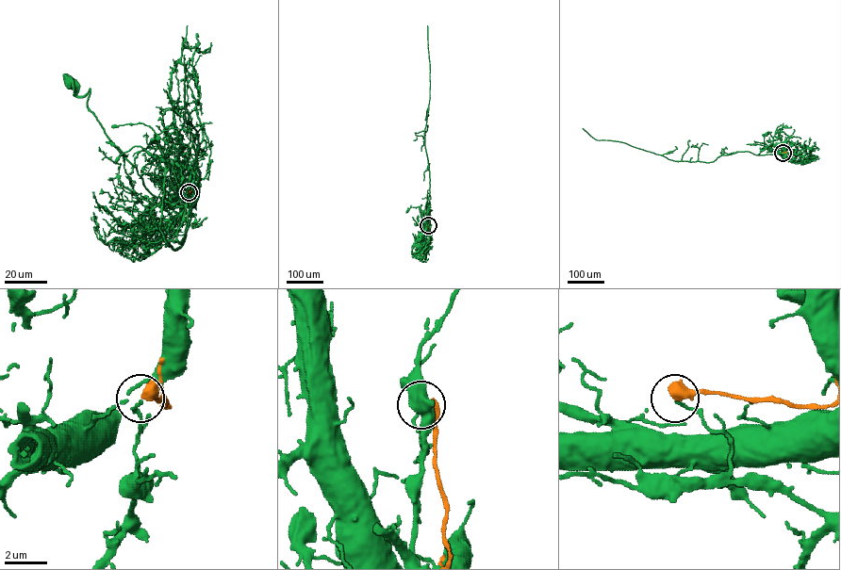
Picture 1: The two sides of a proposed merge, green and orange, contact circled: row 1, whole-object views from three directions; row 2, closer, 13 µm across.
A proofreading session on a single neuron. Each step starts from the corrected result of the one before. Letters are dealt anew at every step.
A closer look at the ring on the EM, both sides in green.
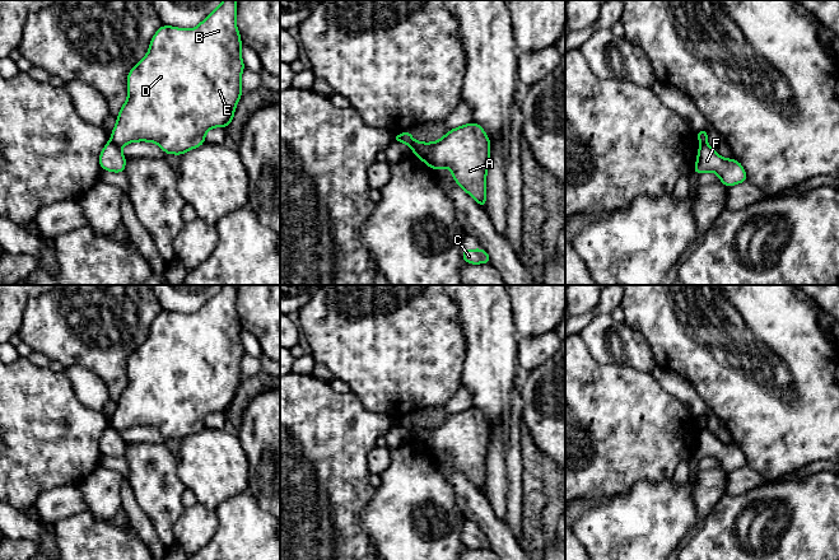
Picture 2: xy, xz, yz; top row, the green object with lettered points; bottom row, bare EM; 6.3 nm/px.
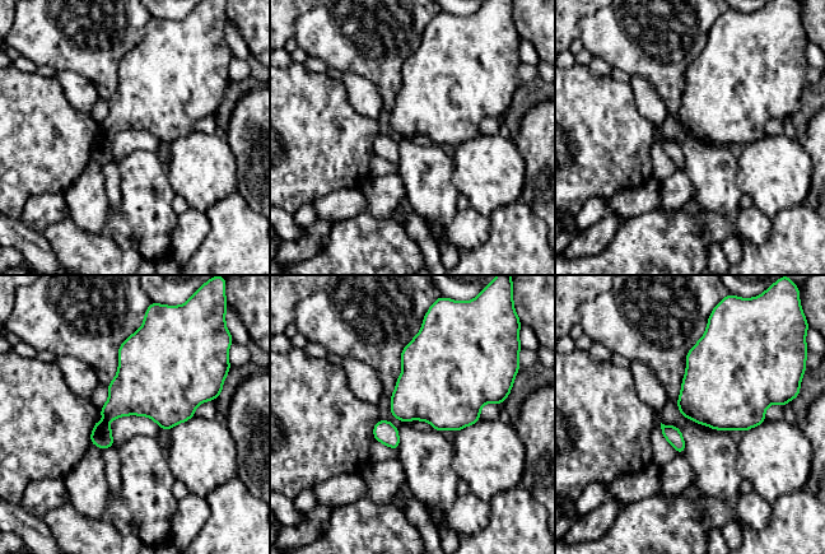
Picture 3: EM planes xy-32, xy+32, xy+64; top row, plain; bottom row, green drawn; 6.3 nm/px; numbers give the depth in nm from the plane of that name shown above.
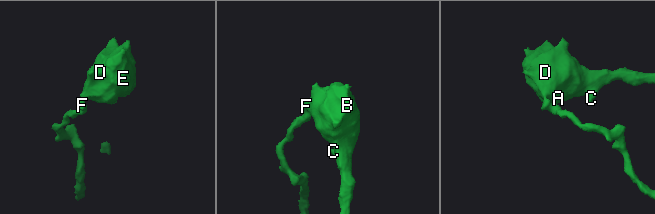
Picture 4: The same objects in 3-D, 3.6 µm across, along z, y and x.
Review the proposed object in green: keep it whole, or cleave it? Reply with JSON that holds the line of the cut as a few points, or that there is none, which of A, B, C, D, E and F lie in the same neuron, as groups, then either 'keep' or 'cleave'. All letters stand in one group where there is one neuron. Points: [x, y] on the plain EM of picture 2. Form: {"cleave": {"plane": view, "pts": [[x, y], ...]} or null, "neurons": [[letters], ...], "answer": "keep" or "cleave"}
{"cleave": {"plane": "xy", "pts": [[111, 425], [120, 433]]}, "neurons": [["A", "B", "C", "D", "E"], ["F"]], "answer": "cleave"}

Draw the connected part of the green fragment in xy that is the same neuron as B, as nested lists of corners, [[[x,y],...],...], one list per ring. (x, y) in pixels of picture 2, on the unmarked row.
[[[224,285],[214,297],[211,297],[196,313],[183,314],[171,311],[162,311],[153,321],[146,341],[140,345],[127,359],[129,382],[121,392],[117,401],[117,409],[112,415],[111,426],[117,431],[123,431],[135,426],[150,426],[159,430],[166,439],[182,440],[183,438],[199,433],[205,428],[205,419],[211,412],[227,412],[234,403],[236,391],[242,381],[241,360],[244,355],[241,340],[241,321],[236,309],[237,285]]]

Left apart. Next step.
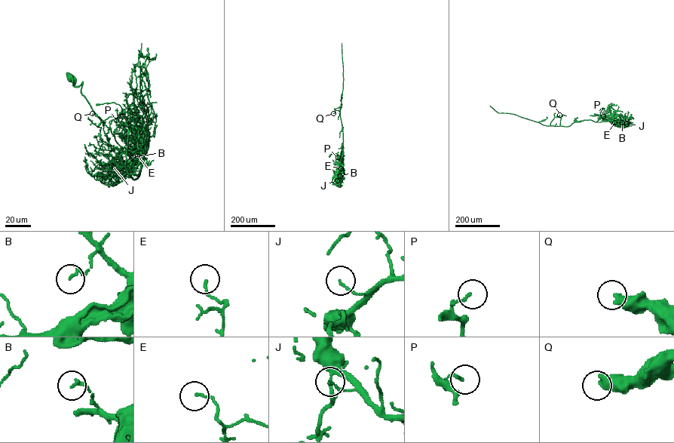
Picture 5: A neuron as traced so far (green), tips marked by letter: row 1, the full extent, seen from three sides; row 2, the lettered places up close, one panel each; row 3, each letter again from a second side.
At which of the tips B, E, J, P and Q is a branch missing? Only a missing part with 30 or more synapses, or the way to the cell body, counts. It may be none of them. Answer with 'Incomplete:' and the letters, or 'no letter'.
Incomplete: no letter

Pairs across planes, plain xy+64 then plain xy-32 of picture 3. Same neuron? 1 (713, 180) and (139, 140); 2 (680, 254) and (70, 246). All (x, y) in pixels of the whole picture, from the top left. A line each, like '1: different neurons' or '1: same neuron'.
1: different neurons
2: same neuron

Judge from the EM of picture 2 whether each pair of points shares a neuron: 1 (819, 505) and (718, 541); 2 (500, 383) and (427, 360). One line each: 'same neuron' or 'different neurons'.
1: same neuron
2: different neurons

